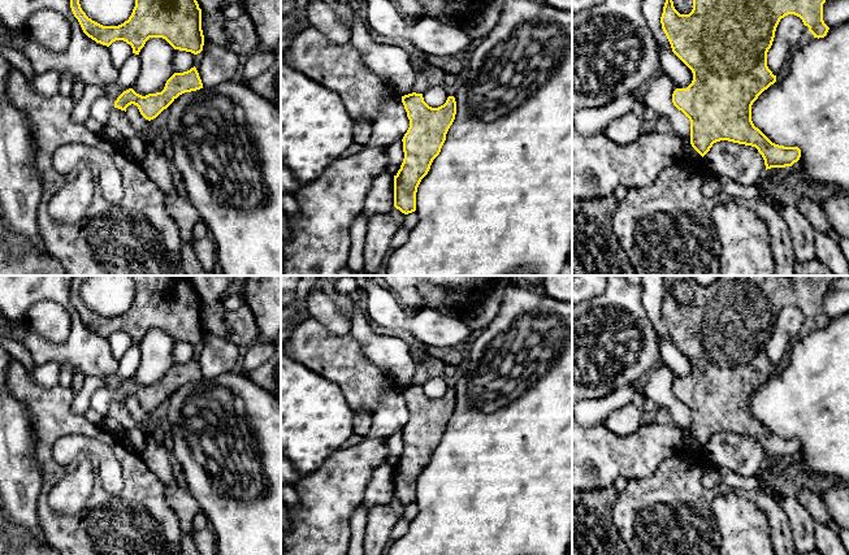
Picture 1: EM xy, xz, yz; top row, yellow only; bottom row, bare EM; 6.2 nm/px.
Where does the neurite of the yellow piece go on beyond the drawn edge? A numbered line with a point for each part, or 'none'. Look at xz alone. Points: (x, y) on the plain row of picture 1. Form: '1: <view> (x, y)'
none

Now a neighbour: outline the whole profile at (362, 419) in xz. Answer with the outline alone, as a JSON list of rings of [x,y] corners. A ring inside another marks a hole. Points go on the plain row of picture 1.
[[[356,411],[354,413],[354,434],[365,438],[371,429],[371,419],[372,416],[367,411]]]

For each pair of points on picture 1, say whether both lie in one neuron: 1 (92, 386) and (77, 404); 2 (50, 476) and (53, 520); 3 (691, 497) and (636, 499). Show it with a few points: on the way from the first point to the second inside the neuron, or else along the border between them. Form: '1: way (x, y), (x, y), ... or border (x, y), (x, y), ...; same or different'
1: way (89, 390), (81, 400); same
2: way (47, 486), (44, 510); same
3: way (678, 499), (649, 499); same

